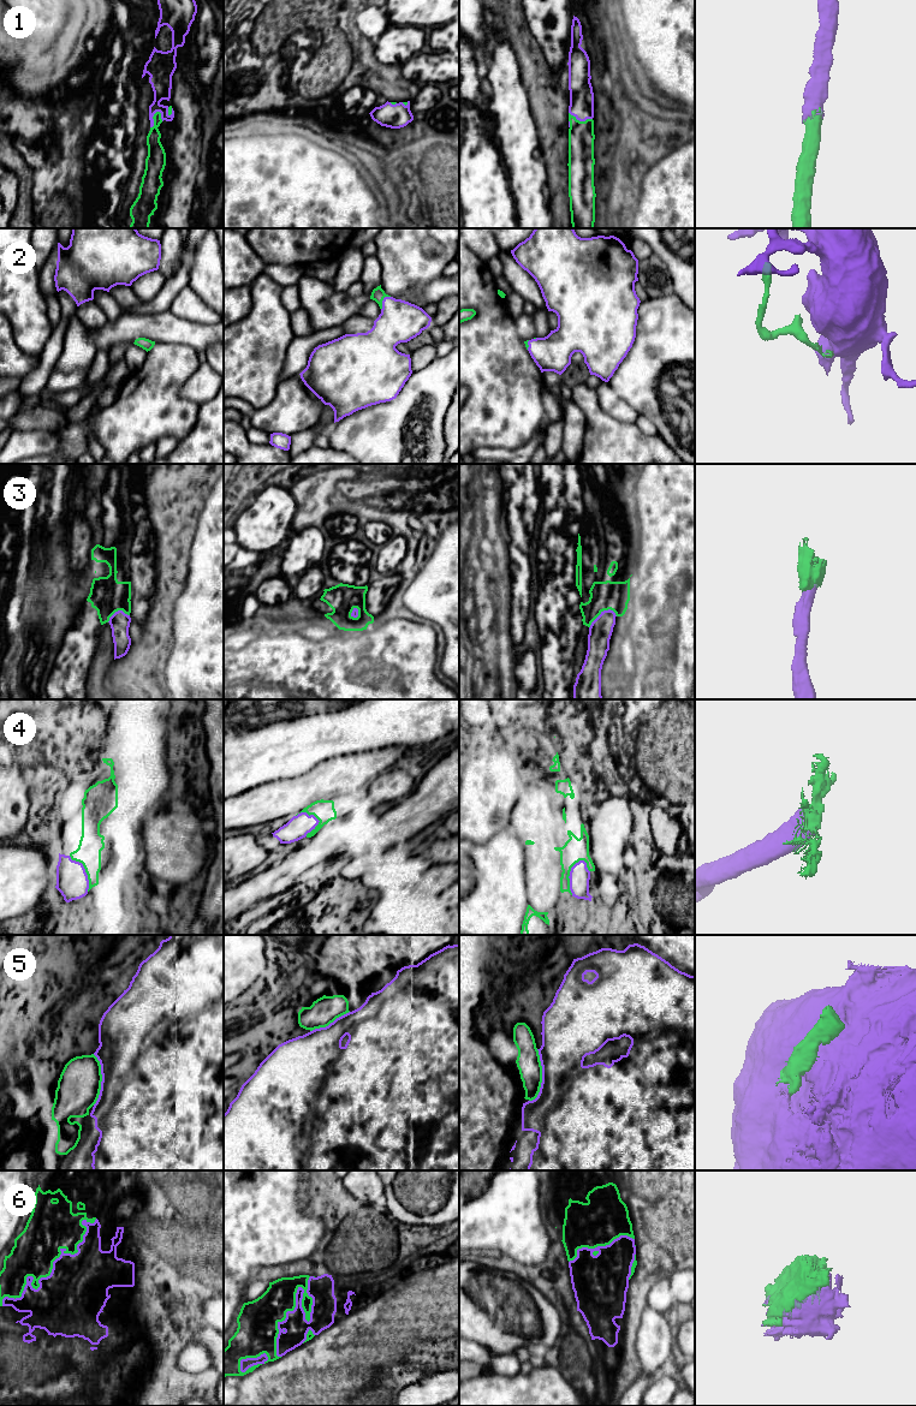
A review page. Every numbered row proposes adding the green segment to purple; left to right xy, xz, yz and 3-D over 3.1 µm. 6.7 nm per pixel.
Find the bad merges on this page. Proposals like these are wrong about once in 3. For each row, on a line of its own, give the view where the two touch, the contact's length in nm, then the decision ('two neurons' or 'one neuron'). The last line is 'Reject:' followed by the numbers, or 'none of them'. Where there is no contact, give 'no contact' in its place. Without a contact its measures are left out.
1: contact in xy; length 130 nm; one neuron
2: contact in xz; length 110 nm; one neuron
3: contact in yz; length 200 nm; one neuron
4: contact in yz; length 260 nm; one neuron
5: contact in yz; length 360 nm; two neurons
6: contact in xy; length 850 nm; one neuron
Reject: 5

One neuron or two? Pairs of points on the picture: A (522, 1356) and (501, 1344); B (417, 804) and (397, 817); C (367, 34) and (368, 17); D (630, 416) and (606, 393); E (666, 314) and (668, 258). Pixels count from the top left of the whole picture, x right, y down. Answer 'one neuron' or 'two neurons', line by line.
A: two neurons
B: one neuron
C: one neuron
D: one neuron
E: two neurons

